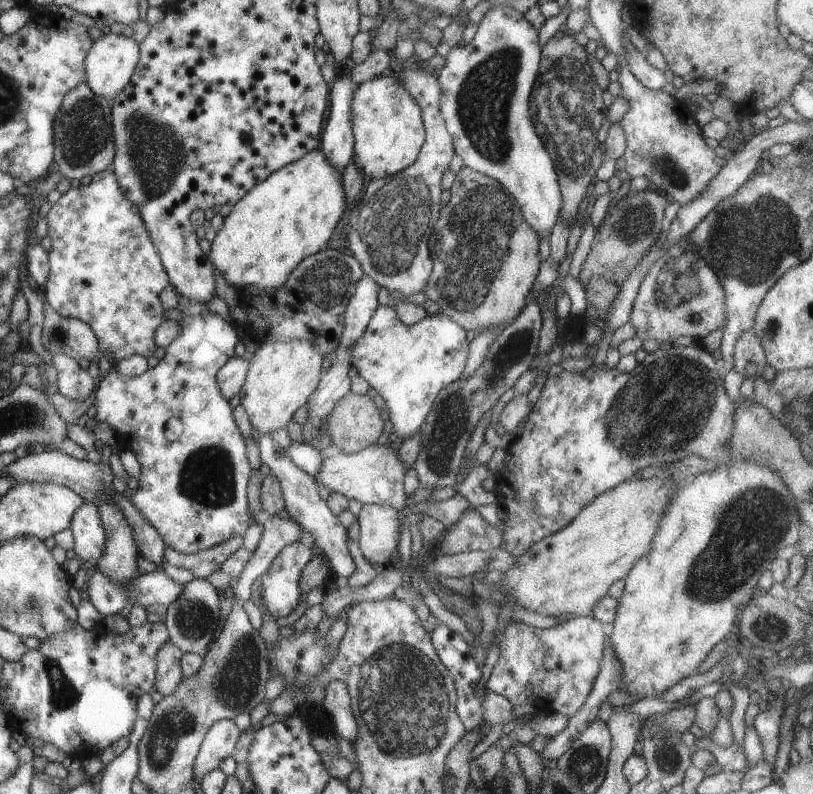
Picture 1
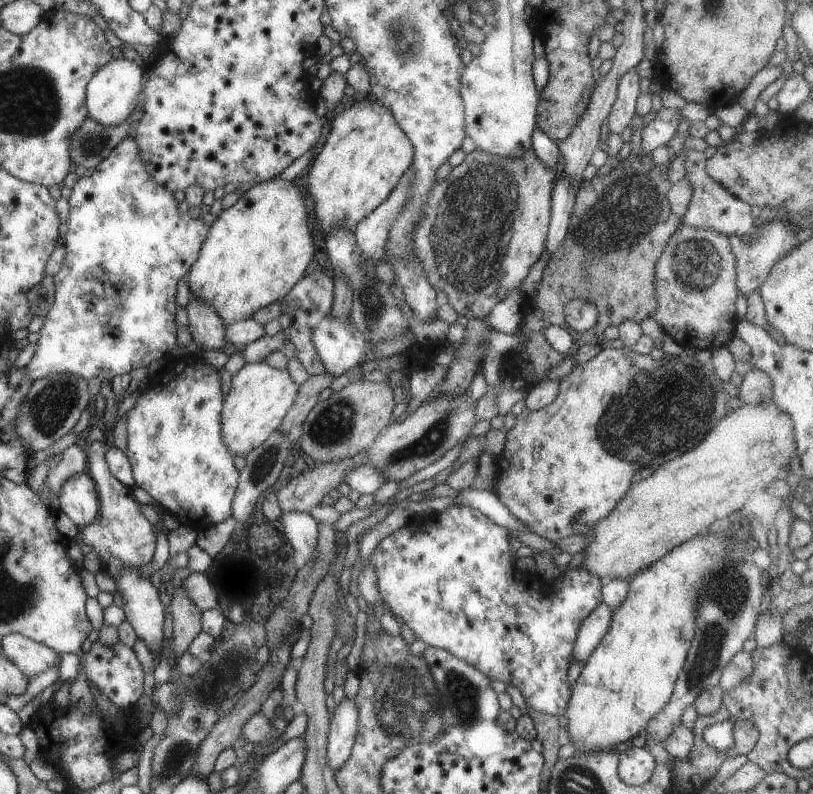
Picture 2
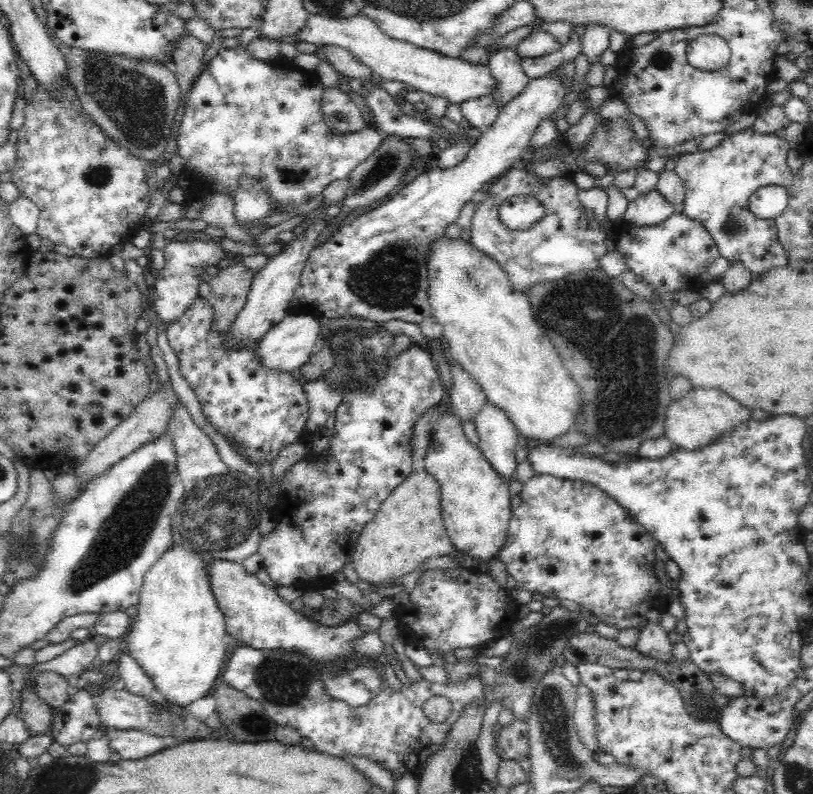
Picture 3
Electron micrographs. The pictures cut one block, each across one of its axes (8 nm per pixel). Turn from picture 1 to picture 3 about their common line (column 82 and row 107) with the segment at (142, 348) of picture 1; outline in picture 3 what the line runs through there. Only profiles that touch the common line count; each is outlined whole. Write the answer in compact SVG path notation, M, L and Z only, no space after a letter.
M238 45L236 48L223 47L218 51L206 64L204 70L200 71L196 76L198 79L192 84L188 99L186 102L186 112L184 112L180 129L177 137L176 154L182 157L184 160L184 170L181 172L186 176L186 180L189 180L188 186L184 188L186 192L185 200L180 204L189 206L190 202L200 201L205 207L208 204L208 200L220 196L230 196L231 200L235 202L236 193L239 189L239 180L242 177L252 177L256 181L262 183L264 191L269 195L269 204L271 204L272 212L283 212L283 209L288 206L286 212L296 211L302 204L308 203L320 194L323 194L323 190L334 180L344 180L356 168L359 164L362 164L374 151L382 145L383 136L381 132L377 132L375 129L367 127L359 132L352 132L347 134L335 134L330 131L330 127L326 125L324 120L324 113L322 112L322 94L326 88L320 82L317 74L312 72L303 72L302 70L288 70L288 68L276 68L276 66L270 66L266 64L266 61L260 61L260 59L252 58L252 55L247 51L246 47Z

